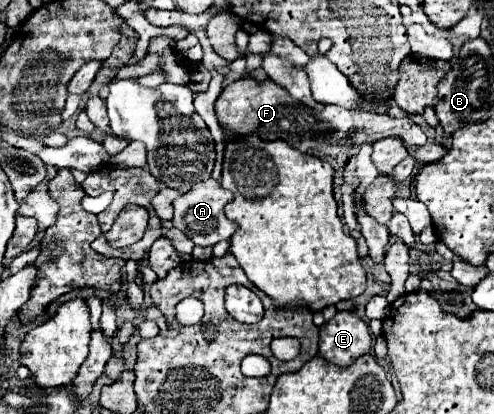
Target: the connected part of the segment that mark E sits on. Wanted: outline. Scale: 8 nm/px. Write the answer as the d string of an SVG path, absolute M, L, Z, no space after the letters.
M338 312L320 328L318 356L336 366L350 366L358 356L364 356L370 350L370 330L356 312Z

